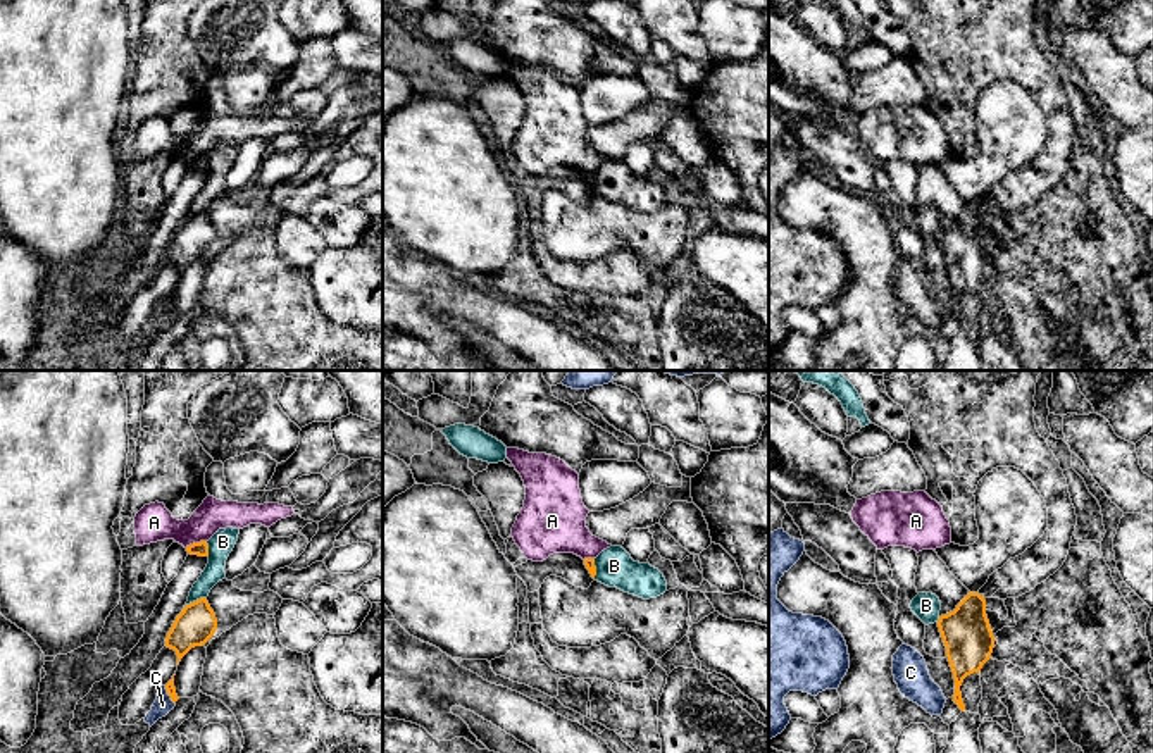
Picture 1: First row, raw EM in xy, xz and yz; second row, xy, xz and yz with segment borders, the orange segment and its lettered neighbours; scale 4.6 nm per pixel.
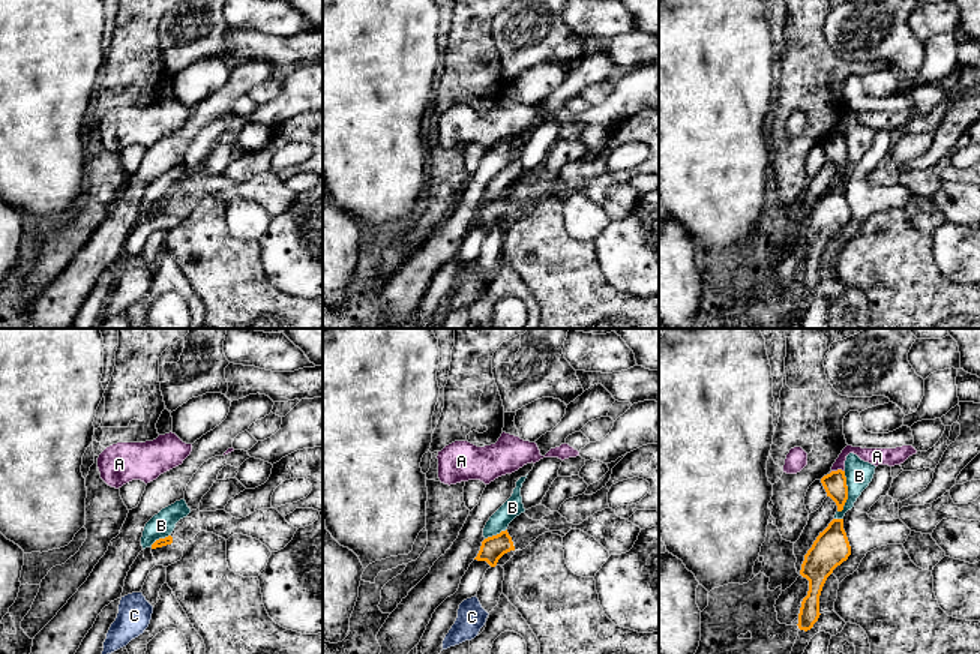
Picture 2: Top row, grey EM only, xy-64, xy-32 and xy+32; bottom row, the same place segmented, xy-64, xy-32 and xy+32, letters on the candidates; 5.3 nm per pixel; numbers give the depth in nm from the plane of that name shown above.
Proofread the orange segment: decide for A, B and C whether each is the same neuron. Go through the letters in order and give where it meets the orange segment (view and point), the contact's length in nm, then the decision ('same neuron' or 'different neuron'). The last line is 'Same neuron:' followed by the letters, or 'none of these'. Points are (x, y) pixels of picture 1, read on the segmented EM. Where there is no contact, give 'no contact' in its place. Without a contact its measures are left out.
A: meets orange in xy at (195, 543); contact 110 nm long; different neuron
B: meets orange in xy at (195, 602); contact 120 nm long; different neuron
C: meets orange in xy at (168, 693); contact 100 nm long; different neuron
Same neuron: none of these

